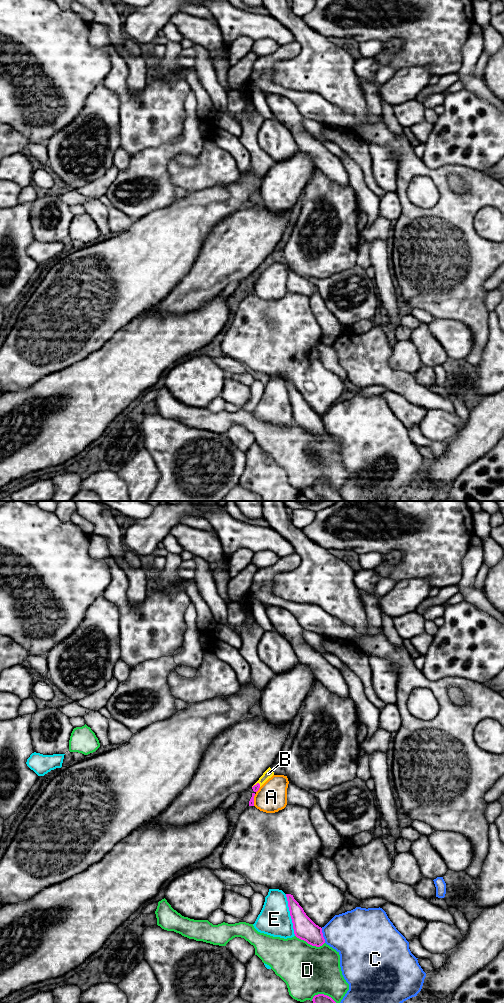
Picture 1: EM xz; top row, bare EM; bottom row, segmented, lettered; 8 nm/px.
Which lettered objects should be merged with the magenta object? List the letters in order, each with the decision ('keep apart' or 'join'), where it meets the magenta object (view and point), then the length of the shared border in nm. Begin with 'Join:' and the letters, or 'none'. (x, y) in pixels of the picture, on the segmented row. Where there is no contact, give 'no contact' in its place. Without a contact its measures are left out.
Join: B
A: keep apart; meets magenta in xz at (253, 800); contact 100 nm long
B: join; meets magenta in xz at (257, 783); contact 80 nm long
C: keep apart; meets magenta in xz at (322, 935); contact 120 nm long
D: keep apart; meets magenta in xz at (310, 944); contact 240 nm long
E: keep apart; meets magenta in xz at (290, 915); contact 340 nm long

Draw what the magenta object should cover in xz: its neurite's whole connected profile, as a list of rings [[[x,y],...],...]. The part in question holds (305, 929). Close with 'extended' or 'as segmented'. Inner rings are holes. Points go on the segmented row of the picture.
[[[286,894],[294,934],[308,944],[320,947],[325,943],[322,928],[316,925],[304,912],[303,908],[294,899],[293,895]]]; as segmented

